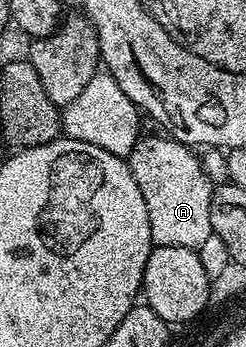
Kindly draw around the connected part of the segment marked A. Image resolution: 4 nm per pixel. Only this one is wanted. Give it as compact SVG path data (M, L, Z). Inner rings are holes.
M169 135L158 136L162 137L139 136L136 147L132 147L128 158L130 170L136 179L136 187L140 187L140 195L144 195L144 204L148 207L148 223L152 227L152 239L154 240L154 245L163 245L164 247L188 247L196 251L200 247L200 243L204 243L204 239L208 239L212 236L212 195L214 194L216 185L215 182L210 182L210 177L206 174L206 169L202 166L201 159L194 154L197 152L195 152L191 146L175 141L174 138Z

